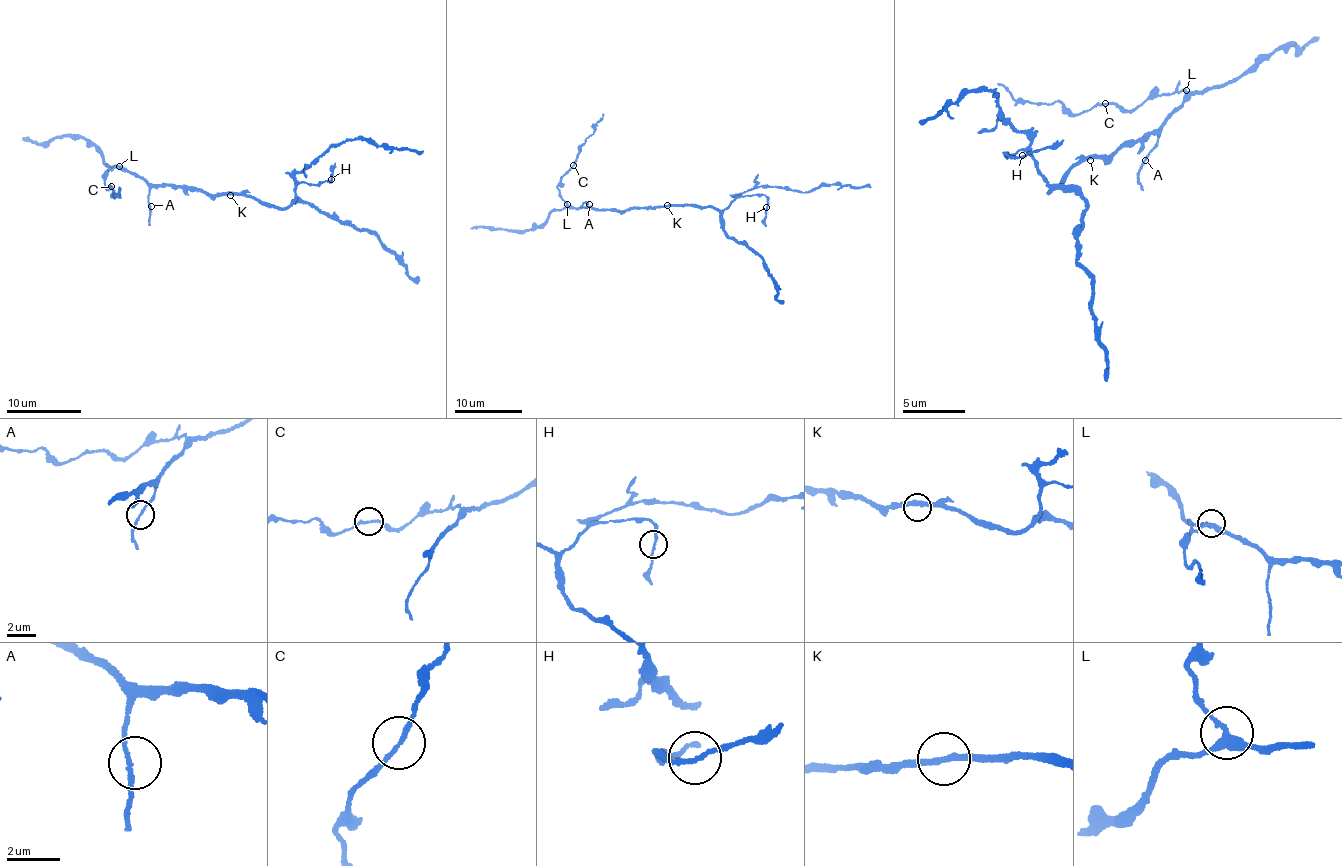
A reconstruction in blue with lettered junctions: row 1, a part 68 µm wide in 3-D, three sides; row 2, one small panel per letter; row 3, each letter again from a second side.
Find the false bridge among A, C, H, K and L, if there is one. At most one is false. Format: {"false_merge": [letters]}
{"false_merge": []}

